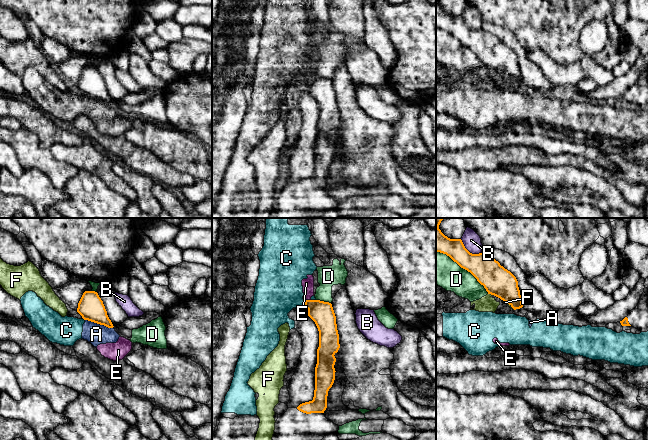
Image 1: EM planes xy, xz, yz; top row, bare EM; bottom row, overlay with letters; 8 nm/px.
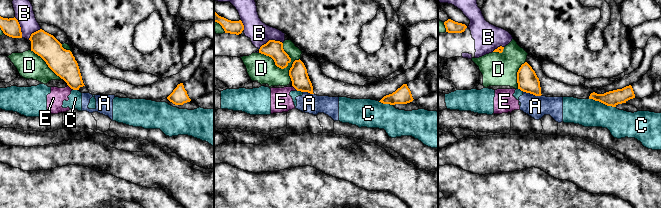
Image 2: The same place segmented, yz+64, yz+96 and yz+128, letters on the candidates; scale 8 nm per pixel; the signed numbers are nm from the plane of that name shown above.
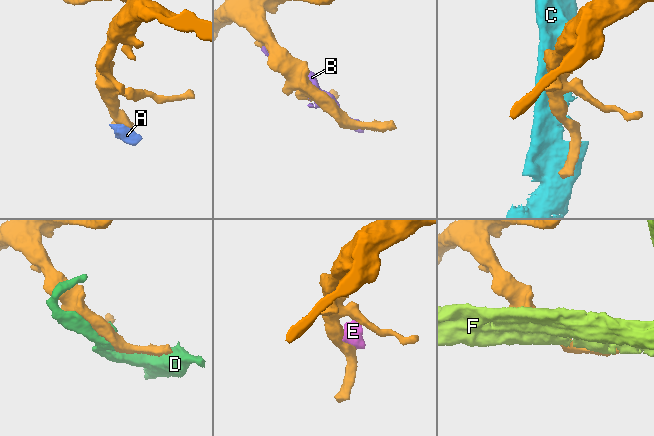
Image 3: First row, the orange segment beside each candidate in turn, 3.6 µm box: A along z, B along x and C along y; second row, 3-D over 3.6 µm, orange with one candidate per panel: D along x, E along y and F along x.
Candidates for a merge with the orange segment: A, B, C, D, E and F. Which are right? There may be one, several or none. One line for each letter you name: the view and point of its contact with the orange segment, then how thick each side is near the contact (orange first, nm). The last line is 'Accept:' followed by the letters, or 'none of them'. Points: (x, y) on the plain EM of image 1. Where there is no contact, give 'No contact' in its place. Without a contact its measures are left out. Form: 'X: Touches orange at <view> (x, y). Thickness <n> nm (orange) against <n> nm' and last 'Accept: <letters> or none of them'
Accept: none of them

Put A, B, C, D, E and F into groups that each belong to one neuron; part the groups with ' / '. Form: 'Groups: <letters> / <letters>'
Groups: A C E / B / D / F

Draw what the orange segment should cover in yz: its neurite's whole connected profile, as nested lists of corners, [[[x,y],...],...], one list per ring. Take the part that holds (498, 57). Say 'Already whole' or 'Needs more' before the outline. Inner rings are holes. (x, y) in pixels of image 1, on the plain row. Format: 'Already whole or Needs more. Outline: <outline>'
Already whole. Outline: [[[436,0],[436,28],[449,32],[461,44],[470,48],[484,62],[488,70],[508,79],[514,86],[523,83],[516,53],[495,35],[483,30],[472,30],[461,15],[450,15]]]

